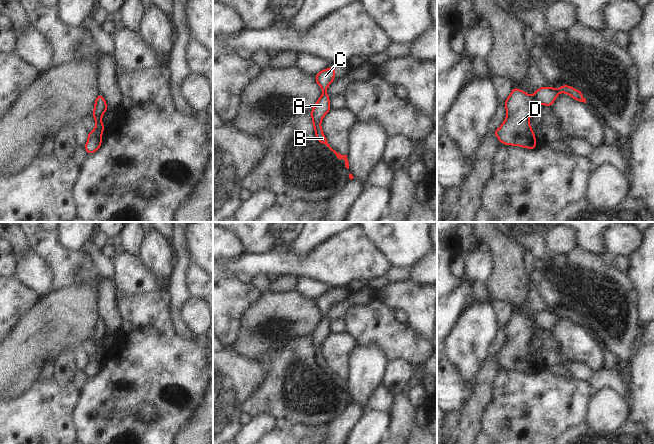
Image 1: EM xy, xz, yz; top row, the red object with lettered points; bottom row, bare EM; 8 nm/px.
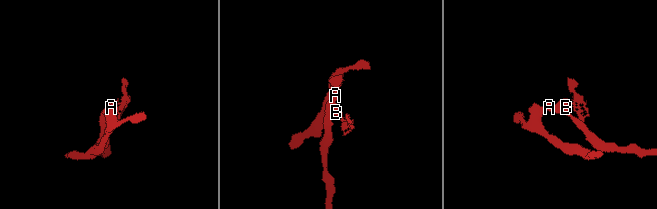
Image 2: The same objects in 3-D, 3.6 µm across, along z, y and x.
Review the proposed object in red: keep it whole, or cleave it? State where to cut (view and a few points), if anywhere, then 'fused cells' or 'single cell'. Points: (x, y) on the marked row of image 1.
no cut; single cell

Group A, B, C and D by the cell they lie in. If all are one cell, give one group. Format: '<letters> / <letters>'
A B C D

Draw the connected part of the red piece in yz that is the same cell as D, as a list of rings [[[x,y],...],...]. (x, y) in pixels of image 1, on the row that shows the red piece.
[[[566,84],[559,89],[550,86],[538,88],[532,96],[514,87],[504,103],[506,119],[493,133],[502,144],[535,149],[538,145],[530,126],[532,108],[536,104],[551,107],[559,93],[567,93],[573,99],[586,103],[582,90],[575,90],[573,86]]]

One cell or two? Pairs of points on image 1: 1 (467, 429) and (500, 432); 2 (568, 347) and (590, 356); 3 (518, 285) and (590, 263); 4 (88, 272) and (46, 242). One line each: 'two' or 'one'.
1: two
2: one
3: two
4: one

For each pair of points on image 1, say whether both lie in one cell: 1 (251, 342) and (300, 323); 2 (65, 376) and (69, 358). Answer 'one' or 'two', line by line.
1: one
2: one

